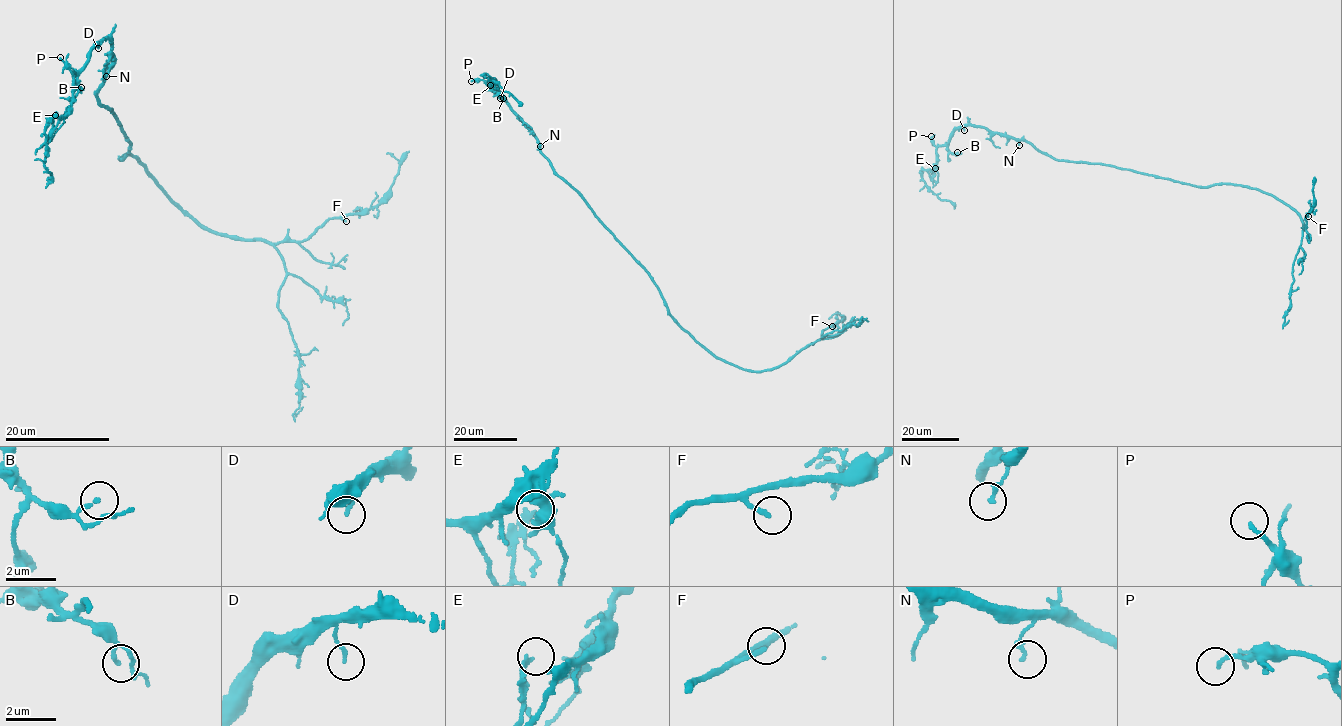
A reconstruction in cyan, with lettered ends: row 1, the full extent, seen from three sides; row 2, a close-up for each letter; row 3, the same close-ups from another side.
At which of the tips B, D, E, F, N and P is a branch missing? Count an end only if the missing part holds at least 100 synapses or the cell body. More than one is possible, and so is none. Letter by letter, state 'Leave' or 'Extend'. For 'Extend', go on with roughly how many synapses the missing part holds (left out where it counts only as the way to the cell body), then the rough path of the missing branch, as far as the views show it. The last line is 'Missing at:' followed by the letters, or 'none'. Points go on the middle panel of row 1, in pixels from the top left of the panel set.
B: Leave
D: Leave
E: Leave
F: Leave
N: Leave
P: Leave
Missing at: none

